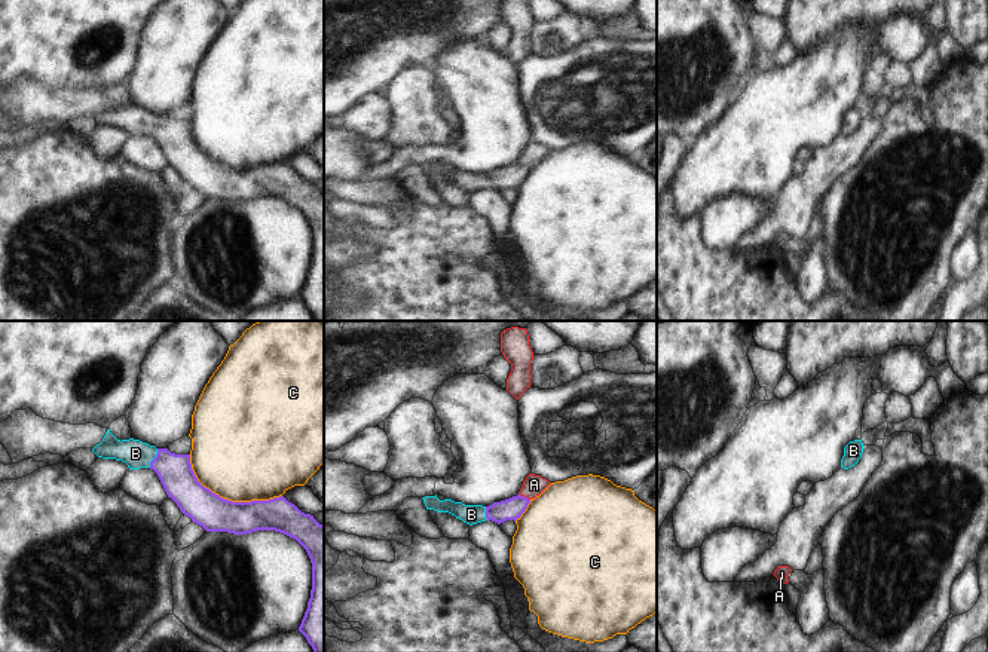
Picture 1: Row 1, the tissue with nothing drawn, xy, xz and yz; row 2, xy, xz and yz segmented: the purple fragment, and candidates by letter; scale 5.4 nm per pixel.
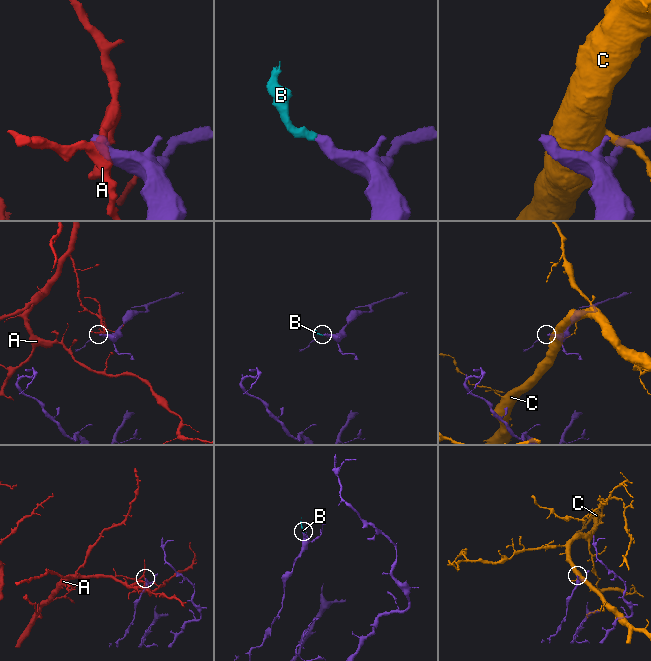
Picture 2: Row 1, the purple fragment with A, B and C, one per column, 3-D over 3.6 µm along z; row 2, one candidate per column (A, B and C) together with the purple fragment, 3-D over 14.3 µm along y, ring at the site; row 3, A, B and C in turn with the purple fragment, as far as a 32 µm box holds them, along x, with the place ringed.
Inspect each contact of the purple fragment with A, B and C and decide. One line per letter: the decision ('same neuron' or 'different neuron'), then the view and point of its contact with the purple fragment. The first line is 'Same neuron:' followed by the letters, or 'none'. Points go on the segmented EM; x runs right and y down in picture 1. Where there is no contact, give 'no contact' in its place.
Same neuron: B
A: different neuron; contact xz (523, 496)
B: same neuron; contact xy (155, 458)
C: different neuron; contact xy (226, 499)

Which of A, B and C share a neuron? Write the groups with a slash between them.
A / B / C

